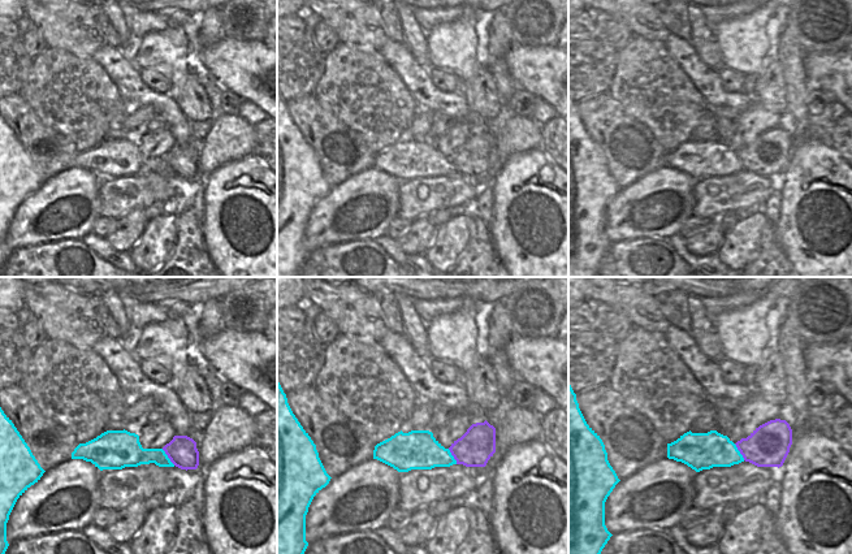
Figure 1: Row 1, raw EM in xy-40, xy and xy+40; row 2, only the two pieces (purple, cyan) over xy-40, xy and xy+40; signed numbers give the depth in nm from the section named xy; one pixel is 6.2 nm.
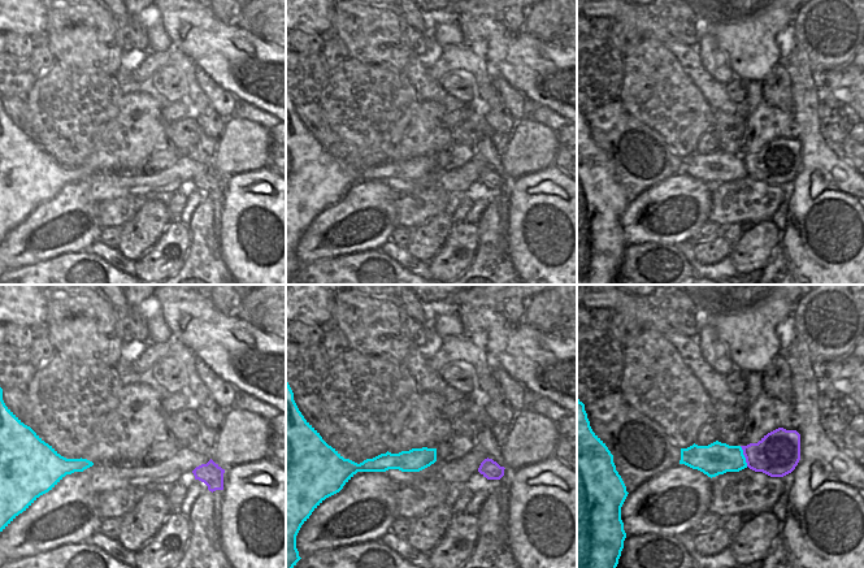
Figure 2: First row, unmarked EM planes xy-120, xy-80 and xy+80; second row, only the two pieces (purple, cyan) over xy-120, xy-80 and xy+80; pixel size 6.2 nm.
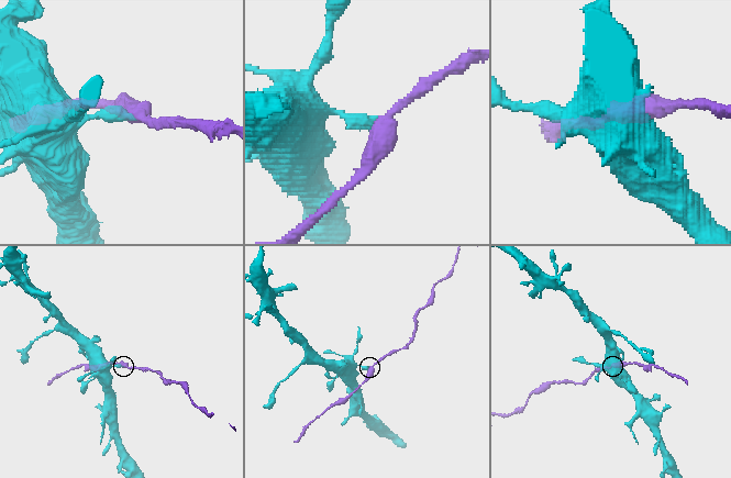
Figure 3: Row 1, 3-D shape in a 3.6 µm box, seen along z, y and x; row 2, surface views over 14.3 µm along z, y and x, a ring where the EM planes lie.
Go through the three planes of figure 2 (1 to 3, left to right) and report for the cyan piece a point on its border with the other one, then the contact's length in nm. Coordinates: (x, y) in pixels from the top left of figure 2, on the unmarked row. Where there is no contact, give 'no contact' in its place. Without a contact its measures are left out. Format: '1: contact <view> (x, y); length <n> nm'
1: no contact
2: no contact
3: contact xy+80 (745, 165); length 140 nm

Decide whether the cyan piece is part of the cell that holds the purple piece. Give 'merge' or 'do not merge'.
do not merge

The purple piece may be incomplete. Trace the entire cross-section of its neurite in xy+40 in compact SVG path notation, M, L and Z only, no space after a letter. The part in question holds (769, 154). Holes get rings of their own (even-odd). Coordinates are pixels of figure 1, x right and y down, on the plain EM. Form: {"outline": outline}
{"outline": "M770 129L736 152L745 170L757 176L782 176L792 153L792 138L786 129Z"}

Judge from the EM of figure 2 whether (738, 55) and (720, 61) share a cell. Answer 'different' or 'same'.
different

